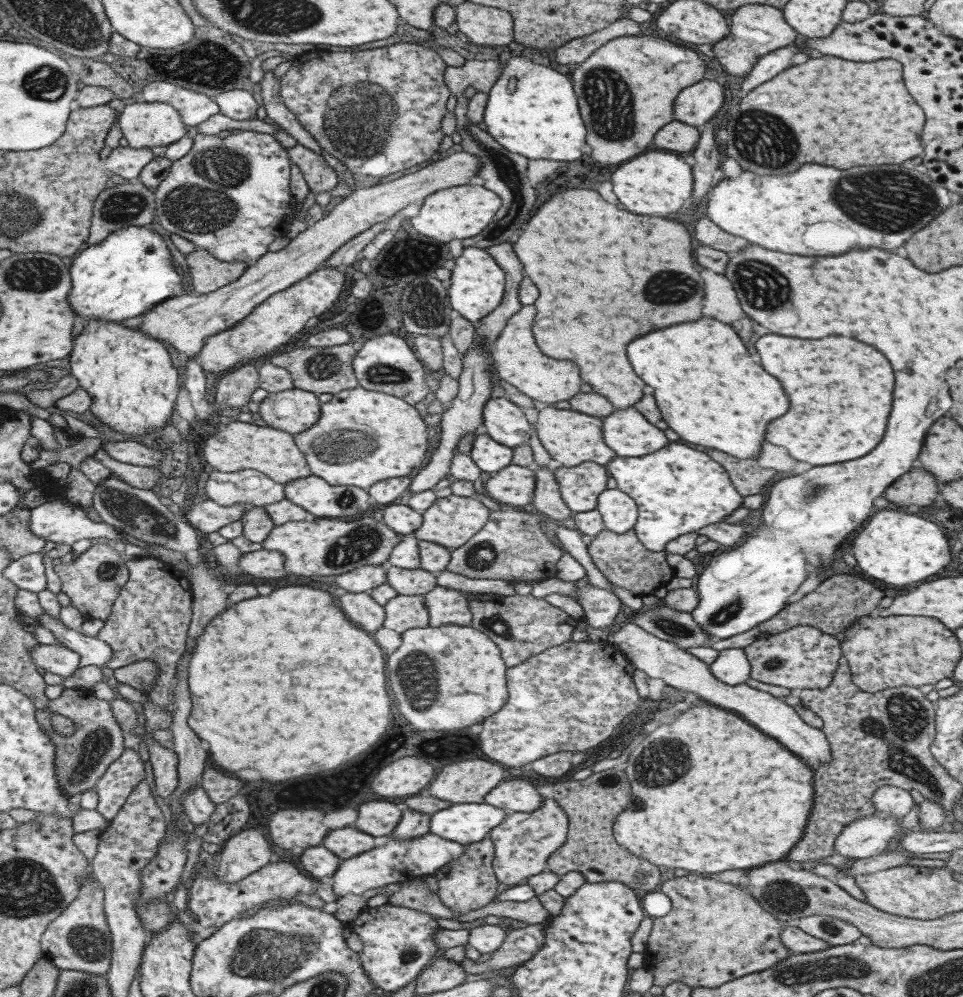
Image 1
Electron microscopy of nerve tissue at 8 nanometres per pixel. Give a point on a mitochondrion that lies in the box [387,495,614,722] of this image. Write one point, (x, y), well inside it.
(420, 683)

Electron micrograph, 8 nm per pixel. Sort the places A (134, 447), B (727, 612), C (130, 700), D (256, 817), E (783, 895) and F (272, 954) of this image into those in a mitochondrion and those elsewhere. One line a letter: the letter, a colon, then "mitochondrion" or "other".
A: other
B: mitochondrion
C: other
D: other
E: mitochondrion
F: mitochondrion

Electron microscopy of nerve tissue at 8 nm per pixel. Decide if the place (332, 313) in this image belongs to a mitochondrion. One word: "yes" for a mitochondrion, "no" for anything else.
no

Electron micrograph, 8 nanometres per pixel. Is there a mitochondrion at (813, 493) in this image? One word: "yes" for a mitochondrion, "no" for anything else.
yes

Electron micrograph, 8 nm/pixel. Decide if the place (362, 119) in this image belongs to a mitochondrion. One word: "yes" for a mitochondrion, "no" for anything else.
yes

